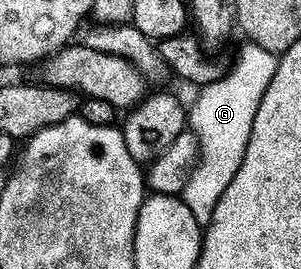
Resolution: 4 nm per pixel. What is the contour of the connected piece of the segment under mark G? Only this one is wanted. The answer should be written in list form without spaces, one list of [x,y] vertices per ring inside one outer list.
[[[253,43],[238,53],[238,62],[229,66],[228,72],[213,85],[203,85],[197,90],[198,98],[188,109],[188,129],[198,140],[198,156],[200,158],[186,186],[182,188],[181,199],[188,203],[188,211],[196,215],[199,225],[210,224],[212,211],[216,203],[220,203],[220,195],[224,195],[224,187],[232,183],[232,175],[240,171],[240,163],[244,159],[244,151],[248,147],[248,139],[252,135],[252,119],[256,119],[256,107],[260,107],[260,99],[264,91],[268,91],[268,83],[272,83],[272,75],[276,75],[278,57],[264,47]]]

